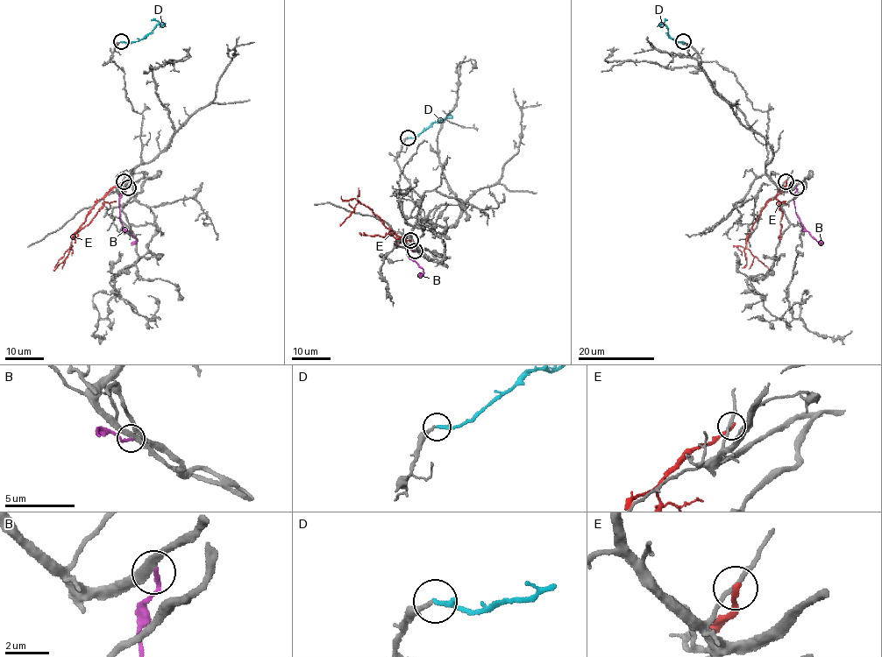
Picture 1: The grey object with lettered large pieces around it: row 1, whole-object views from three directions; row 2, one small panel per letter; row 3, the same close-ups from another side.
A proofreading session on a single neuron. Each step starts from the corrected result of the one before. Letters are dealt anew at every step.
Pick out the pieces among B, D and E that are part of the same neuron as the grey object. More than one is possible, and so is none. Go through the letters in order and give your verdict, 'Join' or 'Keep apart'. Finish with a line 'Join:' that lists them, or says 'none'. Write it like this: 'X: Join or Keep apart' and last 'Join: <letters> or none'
B: Keep apart
D: Keep apart
E: Keep apart
Join: none

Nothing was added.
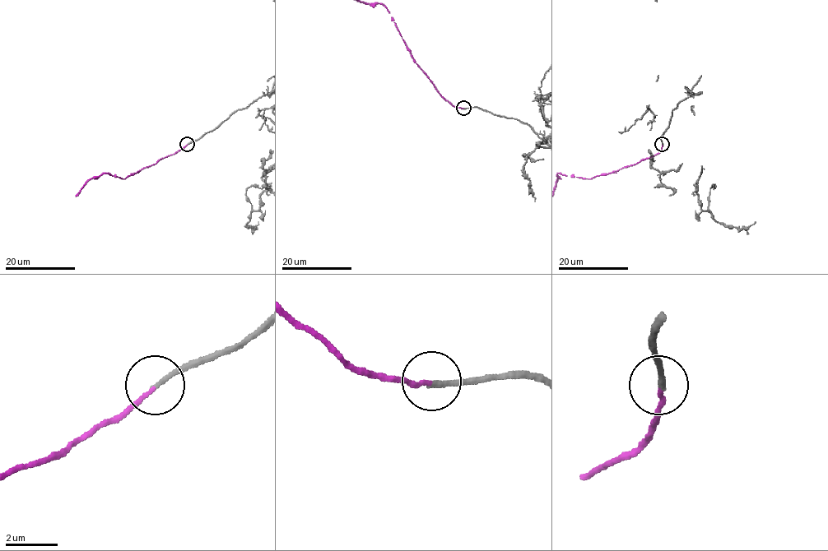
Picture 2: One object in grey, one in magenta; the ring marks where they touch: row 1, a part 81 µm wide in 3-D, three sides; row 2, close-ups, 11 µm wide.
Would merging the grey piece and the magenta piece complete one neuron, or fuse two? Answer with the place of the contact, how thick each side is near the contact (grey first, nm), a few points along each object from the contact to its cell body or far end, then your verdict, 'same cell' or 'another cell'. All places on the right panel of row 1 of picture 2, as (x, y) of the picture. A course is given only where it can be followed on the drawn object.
at (662, 144); 190 nm thick on the grey side, 140 nm on the other; magenta runs (662, 145), (662, 149), (655, 155), (588, 178), (558, 173), (555, 191); same cell

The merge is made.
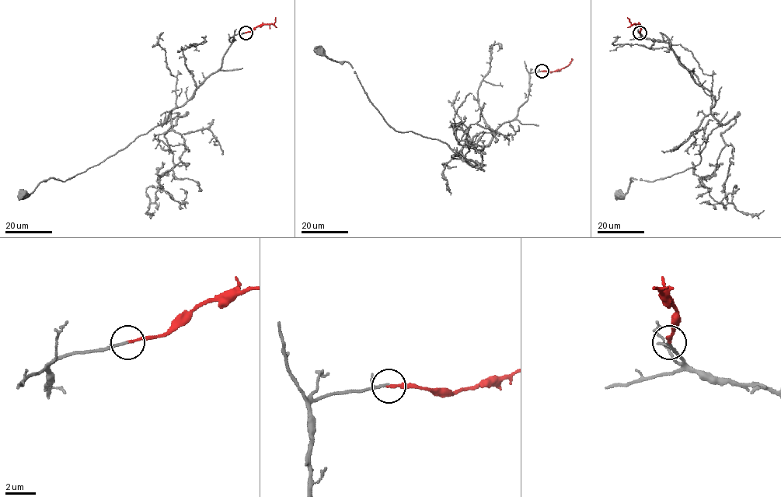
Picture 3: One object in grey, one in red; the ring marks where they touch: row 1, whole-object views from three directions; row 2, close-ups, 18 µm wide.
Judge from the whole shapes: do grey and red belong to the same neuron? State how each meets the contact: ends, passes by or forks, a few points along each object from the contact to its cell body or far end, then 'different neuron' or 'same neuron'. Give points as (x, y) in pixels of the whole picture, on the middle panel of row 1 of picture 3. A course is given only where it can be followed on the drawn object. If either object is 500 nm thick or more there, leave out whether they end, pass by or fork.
grey passes by; red ends; course grey (542, 71), (530, 74), (528, 98), (489, 142), (455, 152), (392, 128), (349, 63), (320, 50); course red (542, 71), (552, 72), (563, 68), (571, 58); same neuron

